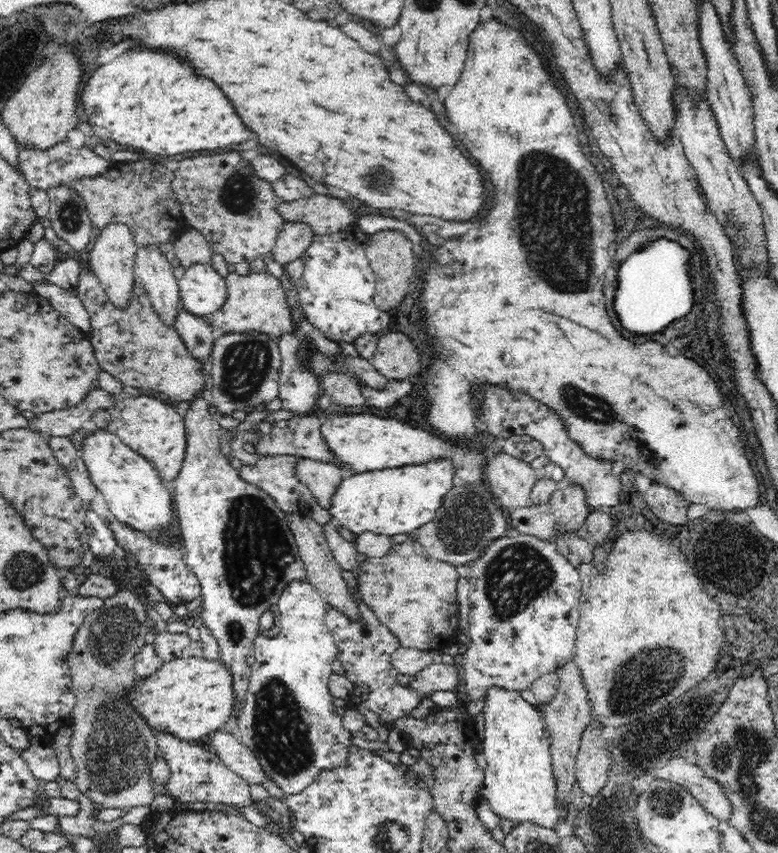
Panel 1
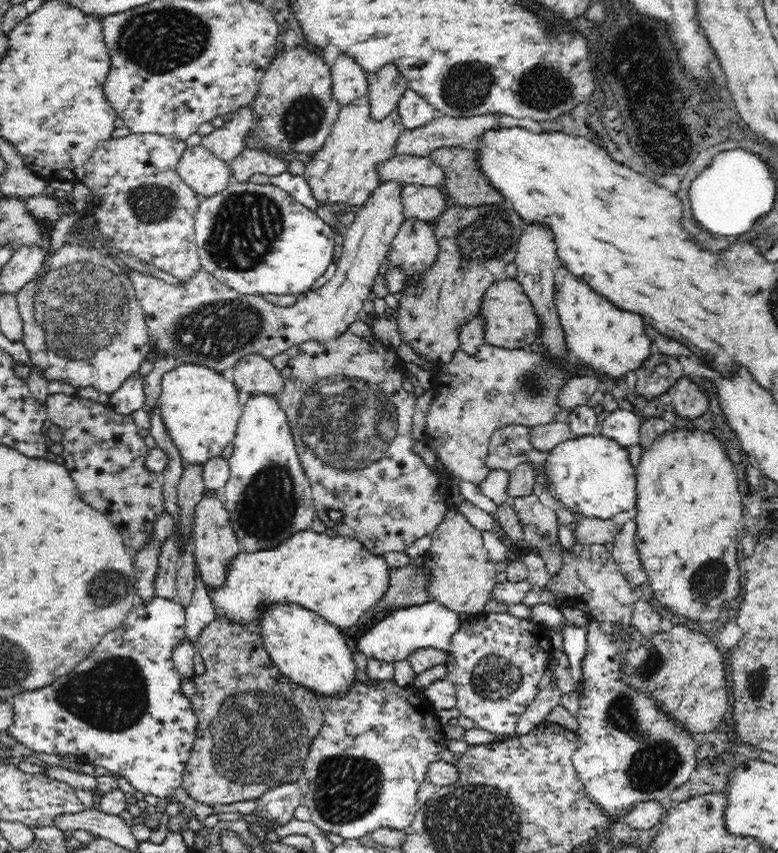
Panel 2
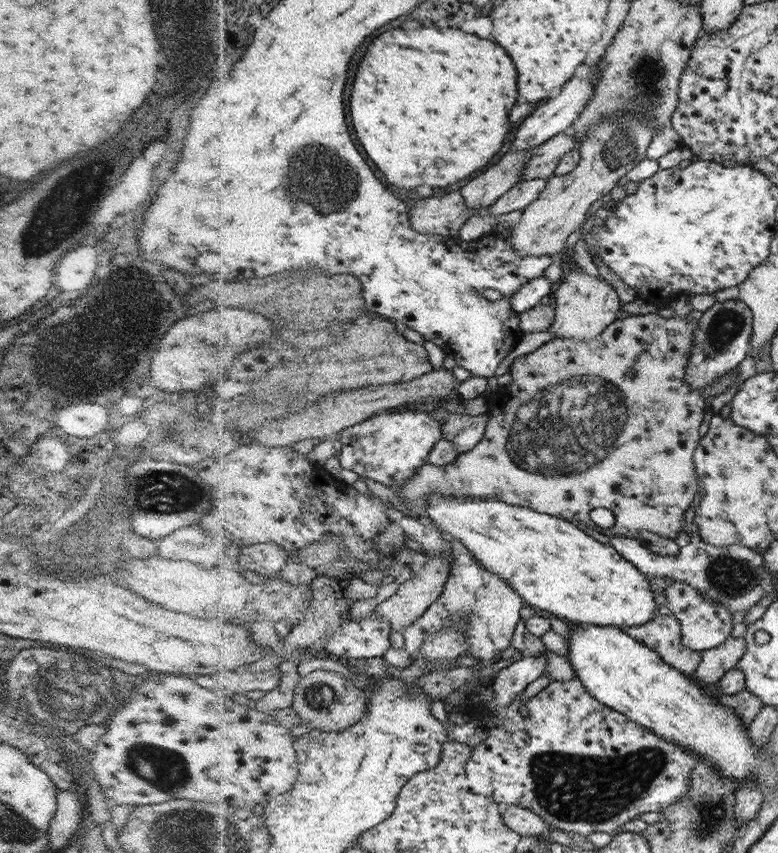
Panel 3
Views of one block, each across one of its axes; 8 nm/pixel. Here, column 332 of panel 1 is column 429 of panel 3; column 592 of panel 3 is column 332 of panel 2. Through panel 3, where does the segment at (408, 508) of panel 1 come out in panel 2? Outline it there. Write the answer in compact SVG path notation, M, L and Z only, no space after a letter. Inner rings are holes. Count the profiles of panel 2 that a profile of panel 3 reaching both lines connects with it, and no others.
M308 529L294 533L290 540L281 542L272 550L238 553L230 561L226 583L217 590L208 591L208 594L217 616L225 616L234 624L244 627L258 624L258 608L262 608L262 604L300 604L318 613L330 624L345 628L354 626L361 616L381 600L390 584L390 569L382 555L366 550L364 545L353 537L330 537L326 533Z

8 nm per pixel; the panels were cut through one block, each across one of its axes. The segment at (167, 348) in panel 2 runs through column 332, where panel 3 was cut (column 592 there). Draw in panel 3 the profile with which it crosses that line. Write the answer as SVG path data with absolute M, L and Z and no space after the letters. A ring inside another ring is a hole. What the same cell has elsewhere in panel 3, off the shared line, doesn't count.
M572 262L565 266L562 280L559 281L551 297L555 308L555 319L546 332L551 331L555 334L555 338L560 339L590 342L596 339L596 336L604 334L606 329L615 323L616 312L620 310L620 300L612 284L605 279L587 275L582 269L572 265Z

